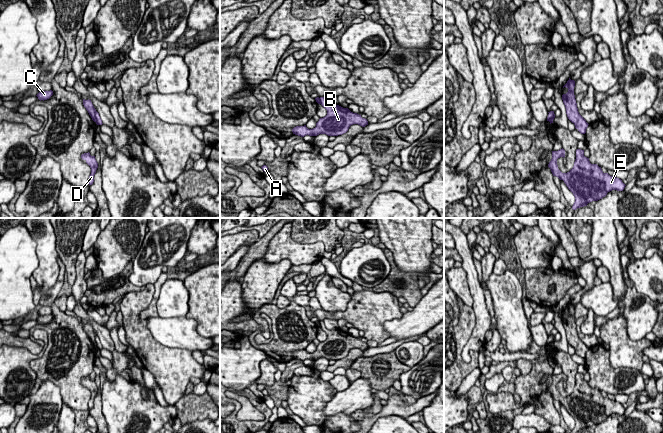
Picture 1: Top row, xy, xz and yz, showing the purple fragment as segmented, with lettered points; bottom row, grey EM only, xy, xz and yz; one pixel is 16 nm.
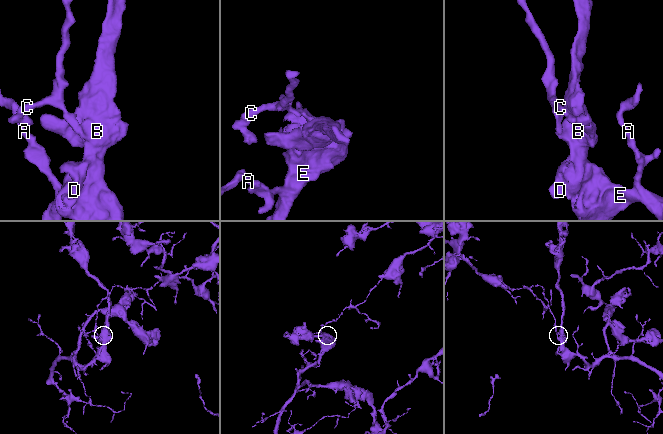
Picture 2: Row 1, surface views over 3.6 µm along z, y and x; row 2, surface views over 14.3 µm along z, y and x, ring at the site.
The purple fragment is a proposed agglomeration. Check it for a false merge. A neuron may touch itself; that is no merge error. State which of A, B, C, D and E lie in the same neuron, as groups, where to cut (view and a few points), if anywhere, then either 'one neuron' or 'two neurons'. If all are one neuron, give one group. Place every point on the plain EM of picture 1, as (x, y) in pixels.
groups A B D E / C; cut xy (96, 335), (95, 345); two neurons

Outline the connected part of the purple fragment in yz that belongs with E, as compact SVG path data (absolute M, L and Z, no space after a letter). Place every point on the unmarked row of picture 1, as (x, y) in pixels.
M565 374L552 375L552 383L548 388L553 400L563 404L573 417L575 426L572 433L587 430L592 425L598 425L612 414L623 415L625 408L616 400L604 397L597 388L591 388L584 380L584 374L576 374L576 383L573 392L562 397L558 393L557 383L565 381Z

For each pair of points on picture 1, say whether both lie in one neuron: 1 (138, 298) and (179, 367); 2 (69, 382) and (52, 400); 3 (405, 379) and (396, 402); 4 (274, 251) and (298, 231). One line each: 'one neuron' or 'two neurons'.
1: one neuron
2: two neurons
3: two neurons
4: two neurons

